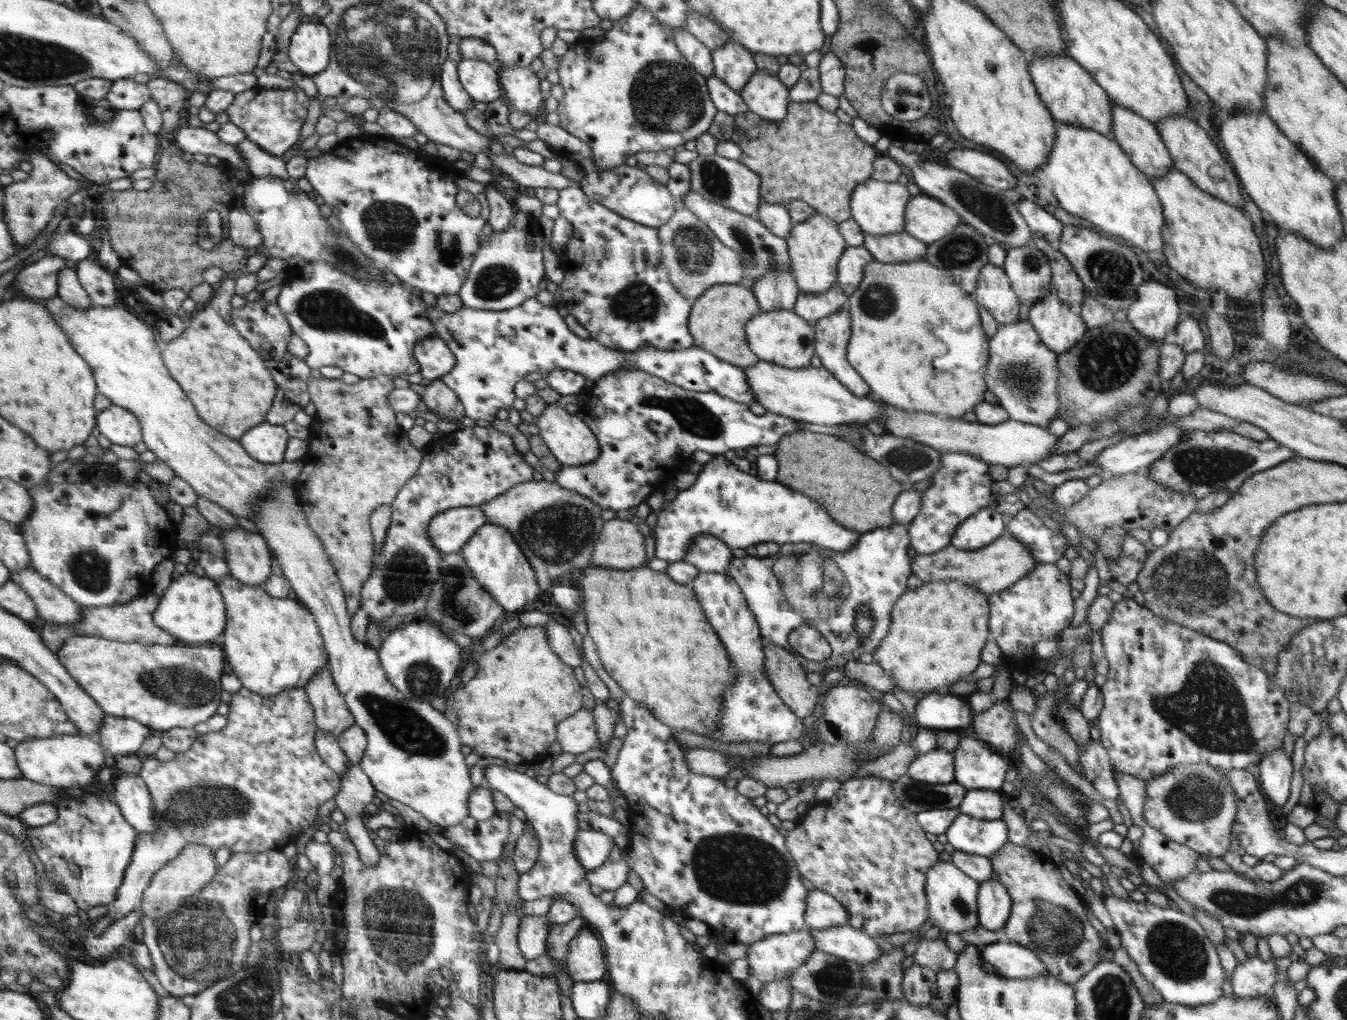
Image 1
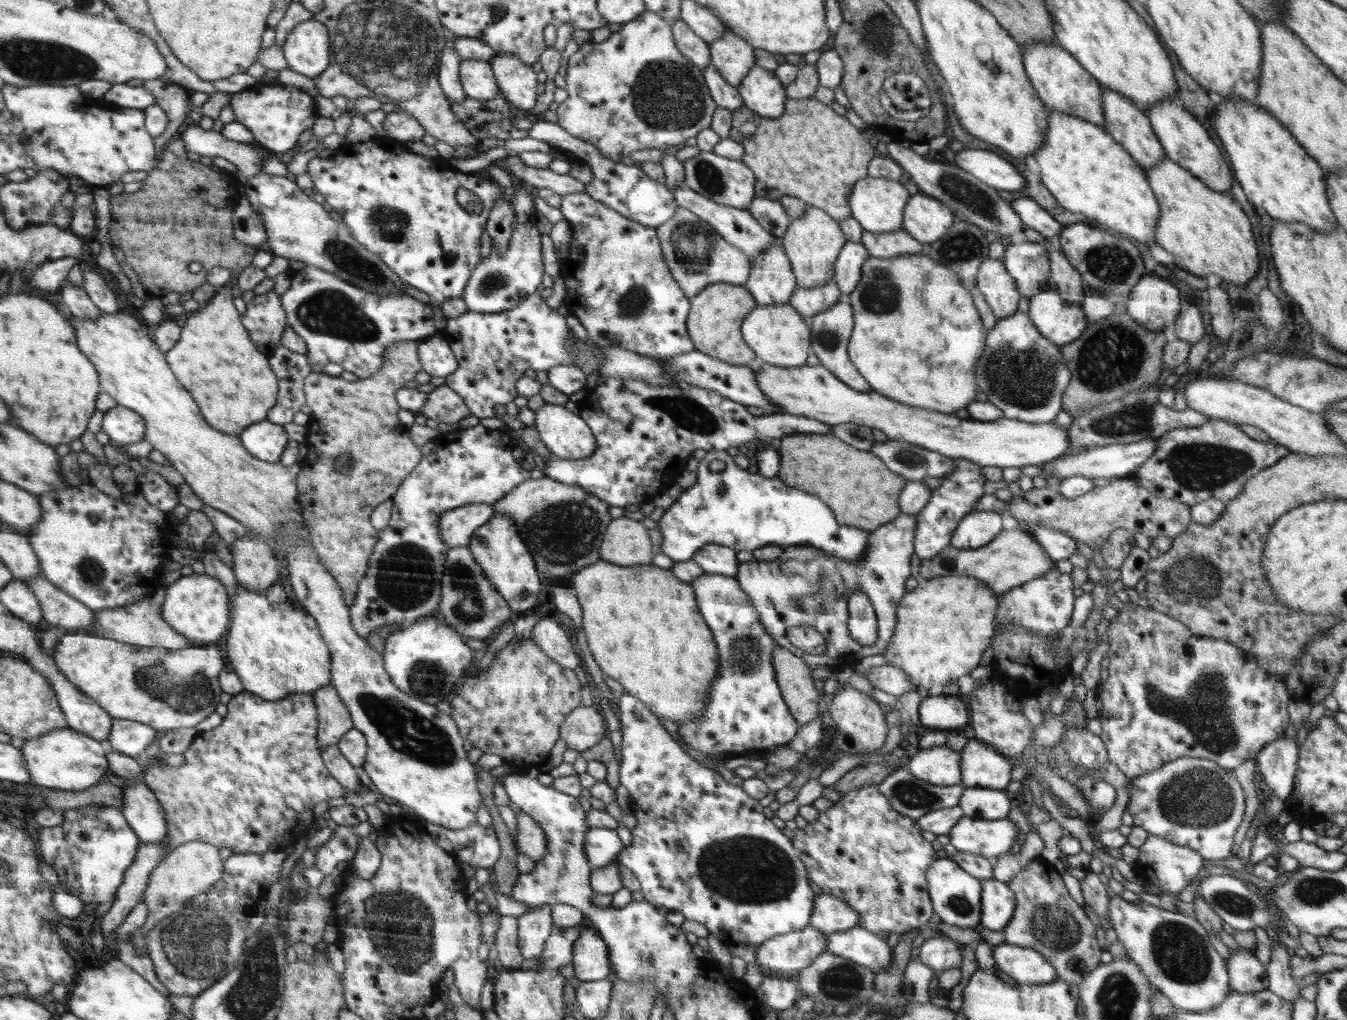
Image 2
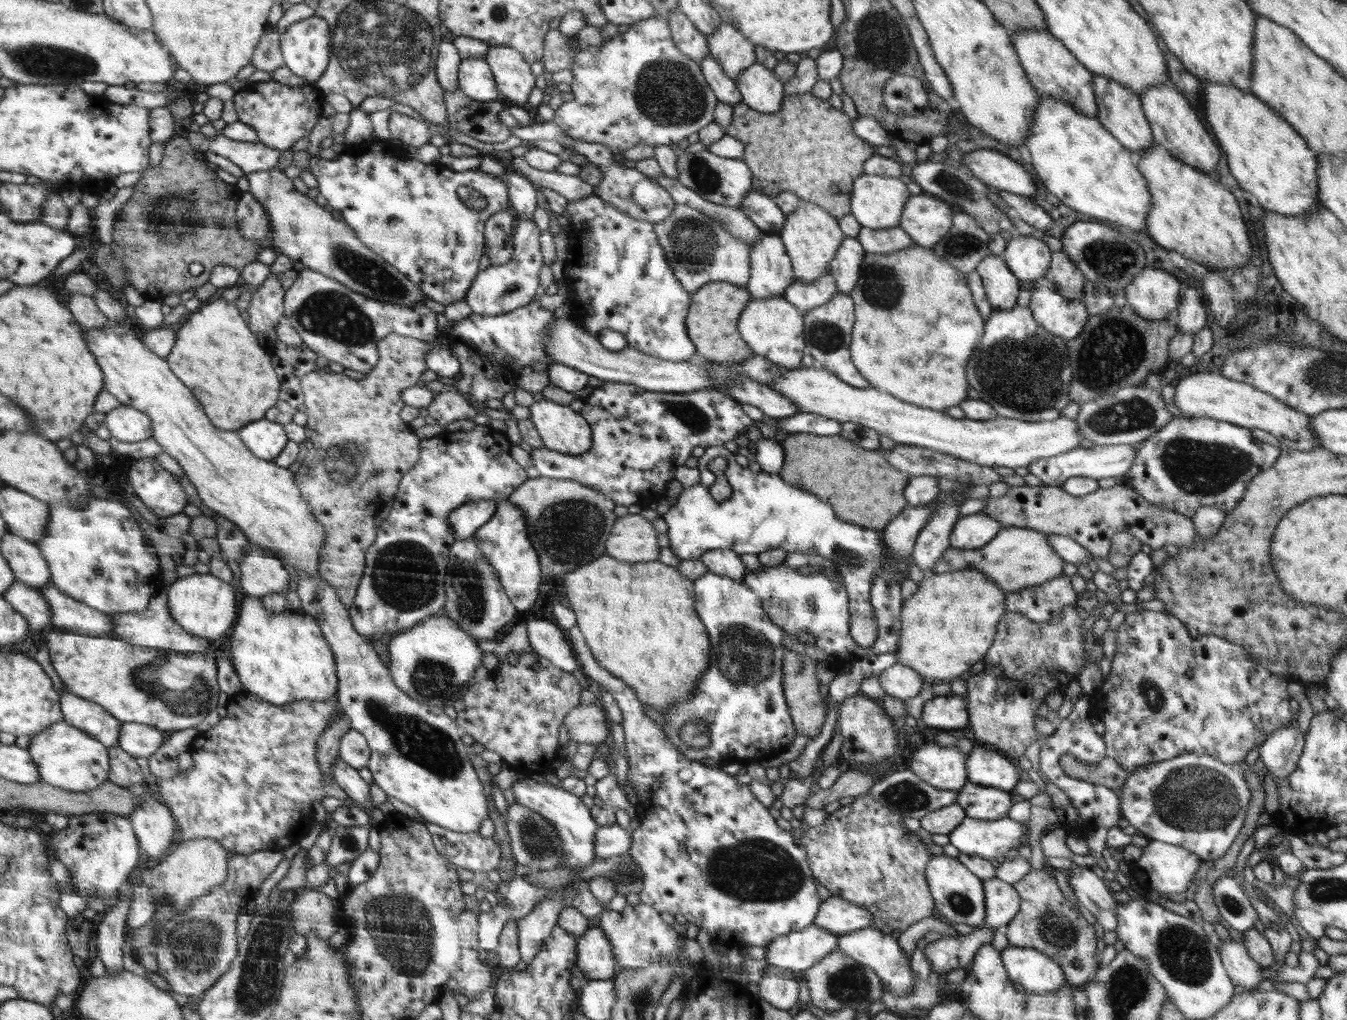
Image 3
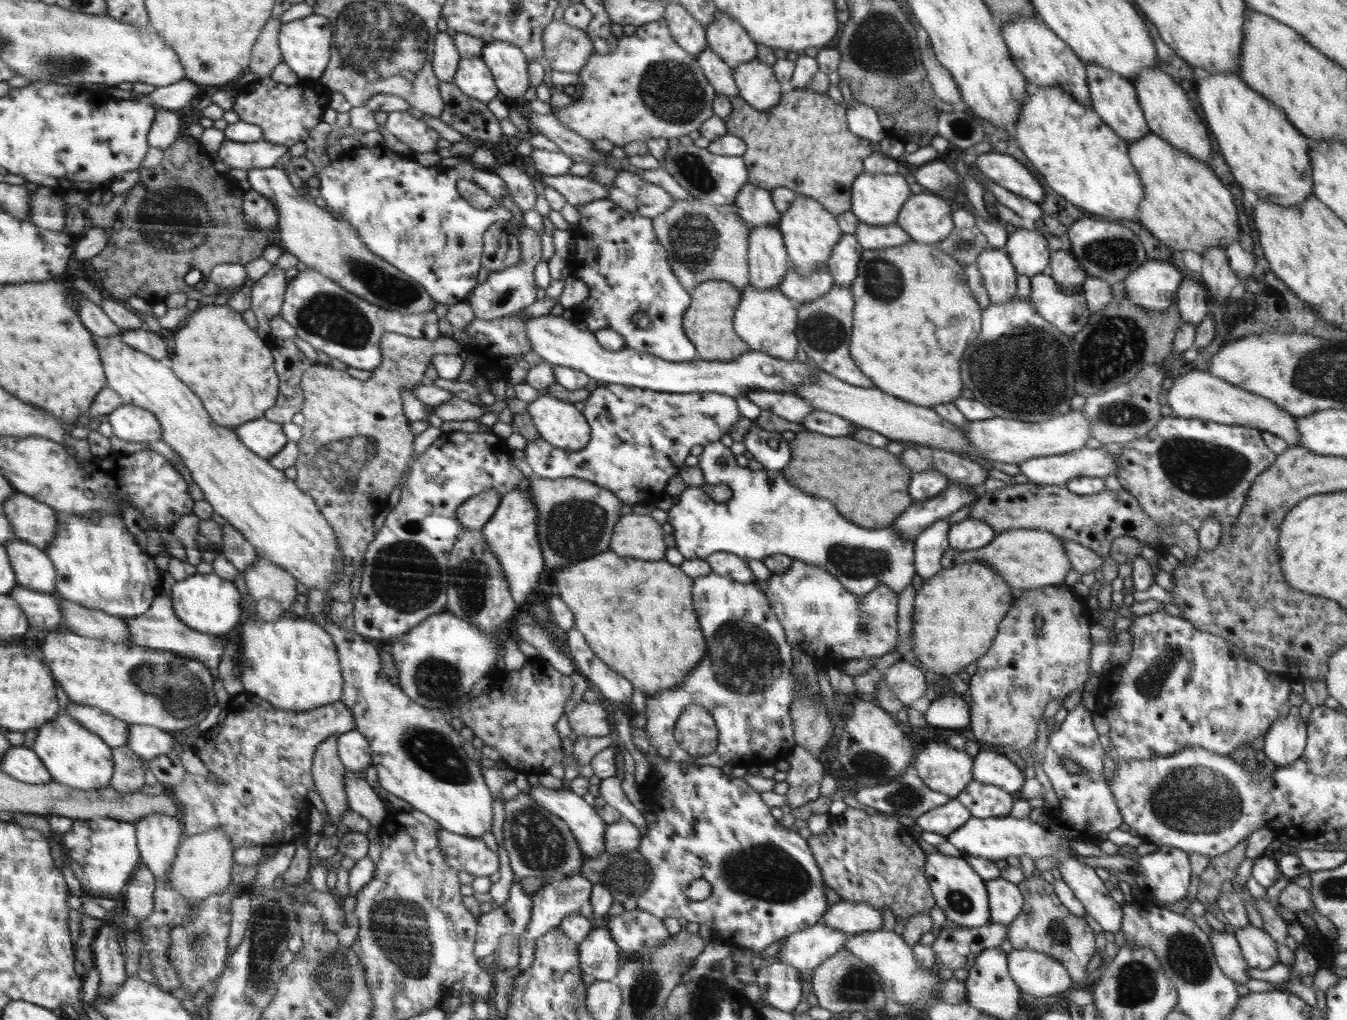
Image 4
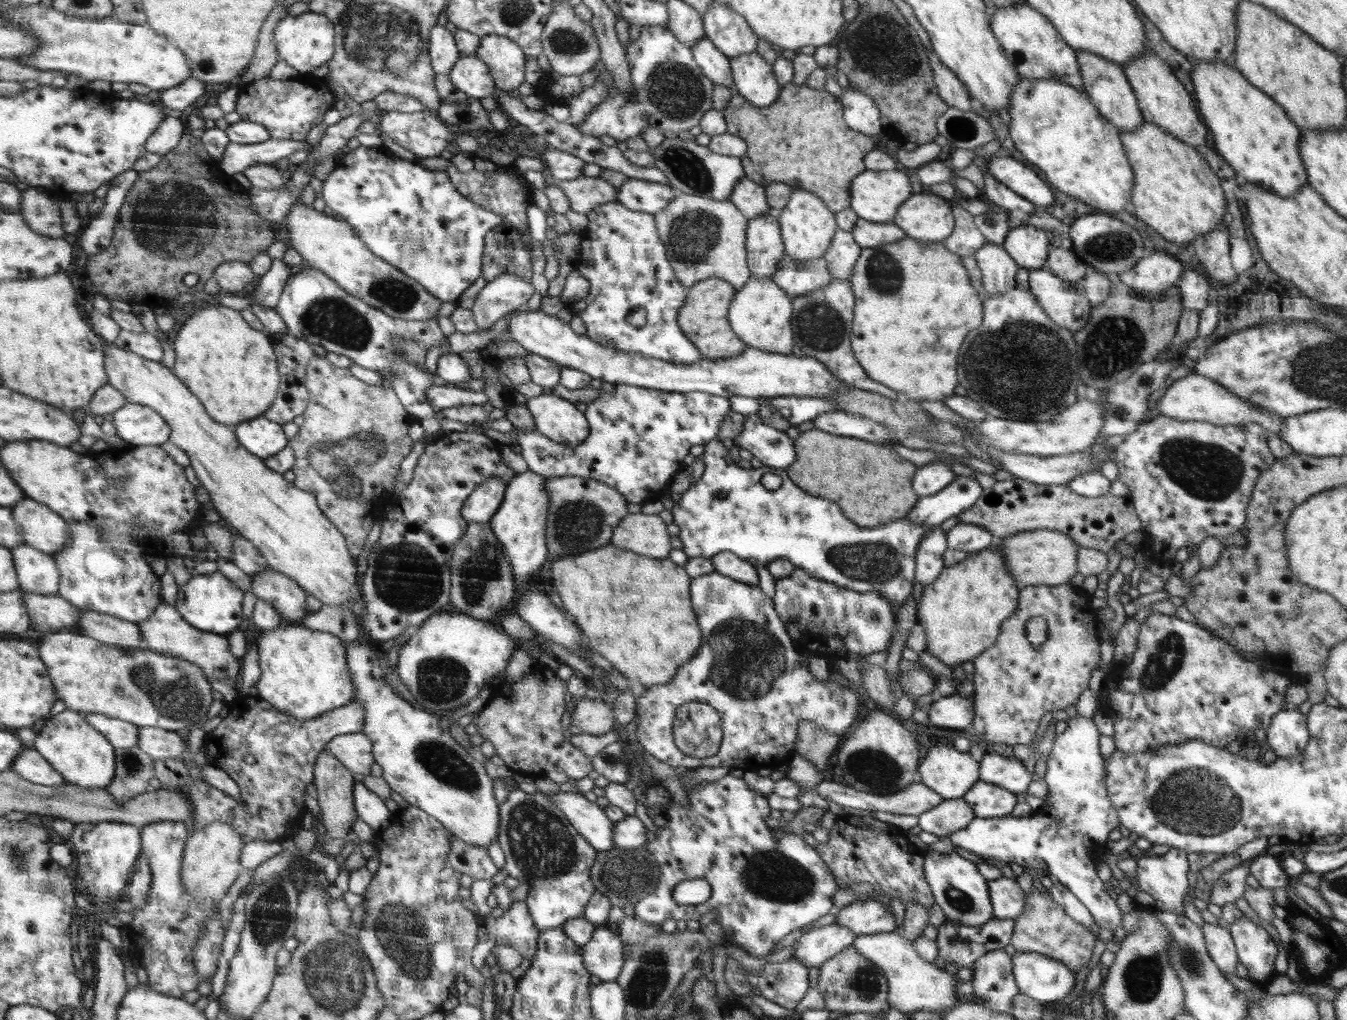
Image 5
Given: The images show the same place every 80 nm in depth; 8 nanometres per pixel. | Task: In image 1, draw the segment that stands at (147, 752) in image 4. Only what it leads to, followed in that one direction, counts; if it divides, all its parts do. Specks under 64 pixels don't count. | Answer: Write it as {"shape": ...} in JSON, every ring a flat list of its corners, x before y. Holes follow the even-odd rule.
{"shape":[[105,713,104,721,97,732,100,738,98,742,101,742,108,756,111,757,138,754,142,742,153,730,133,718,120,718]]}

